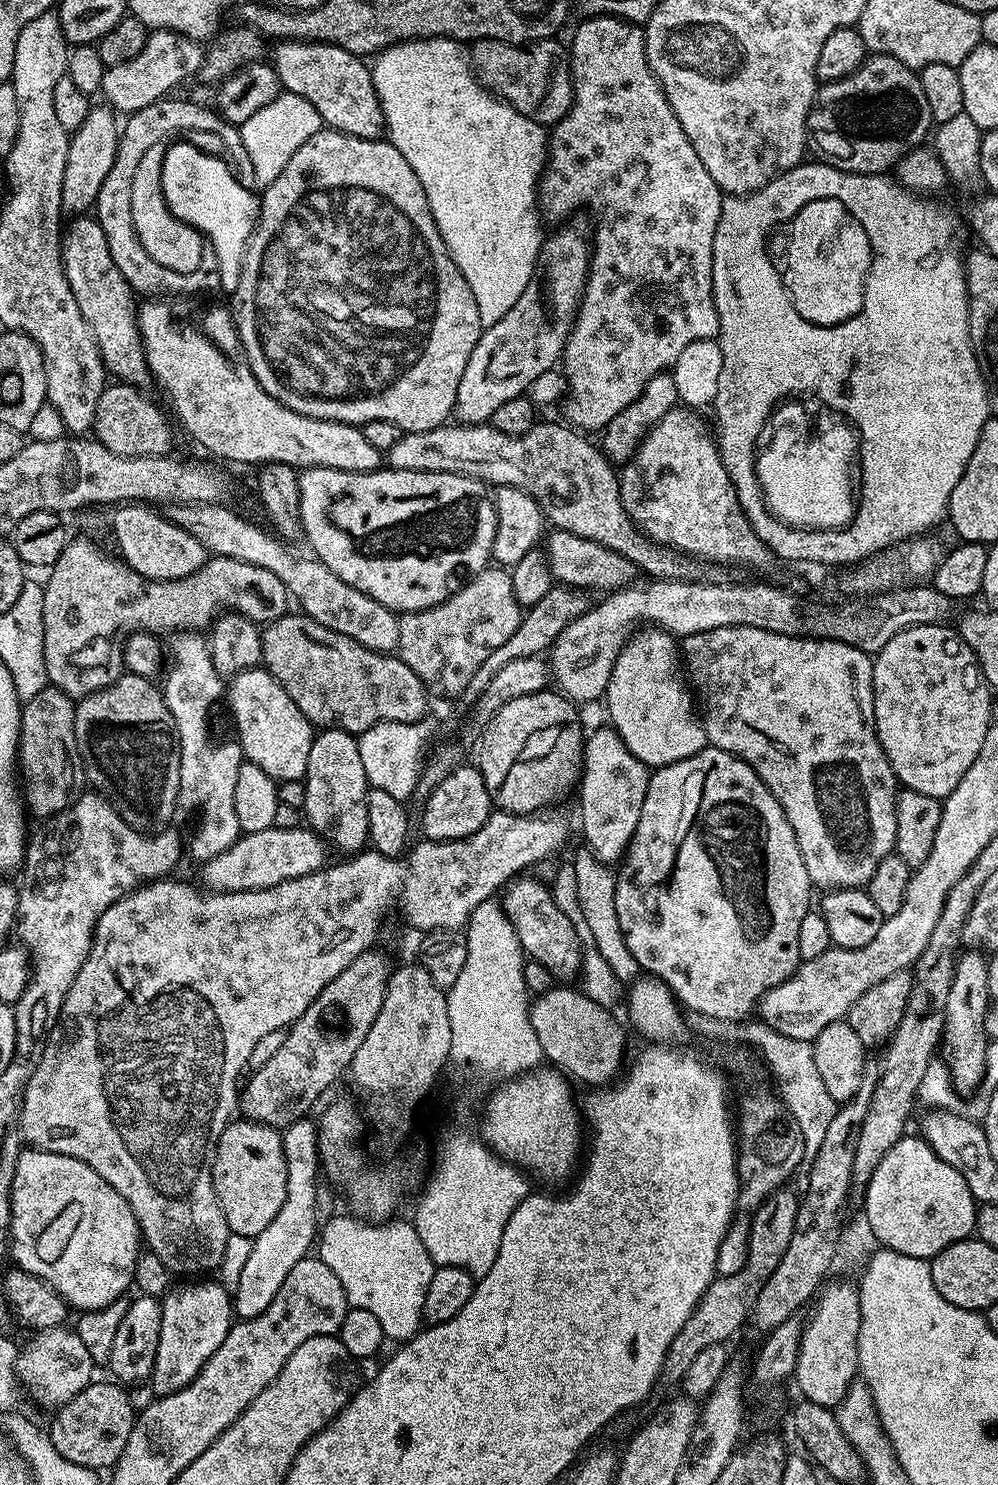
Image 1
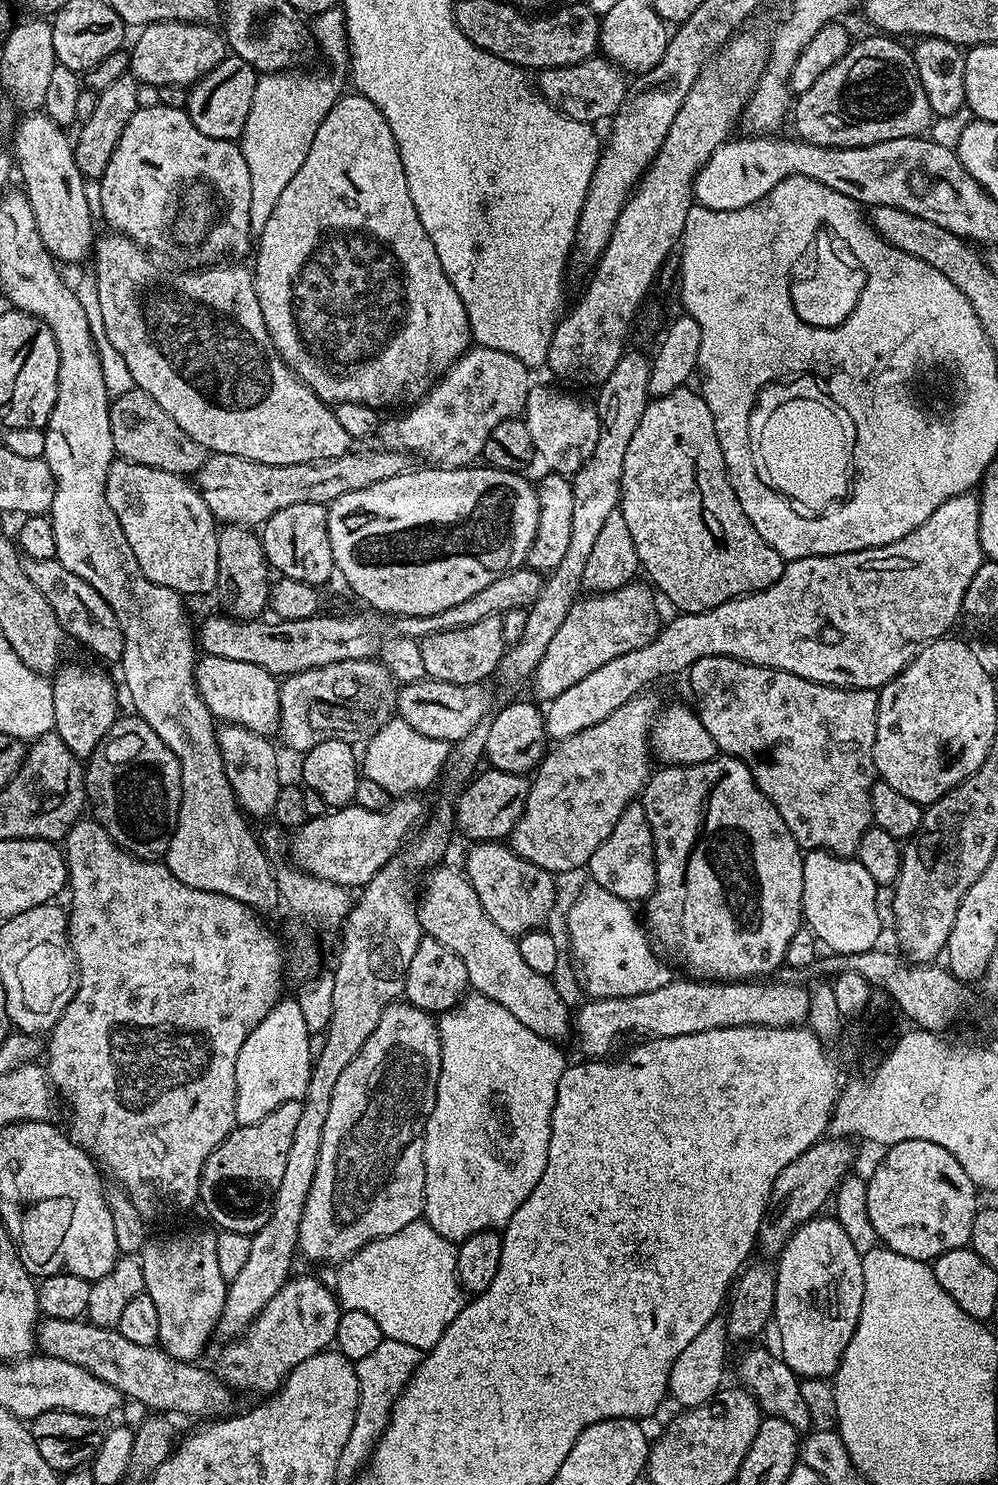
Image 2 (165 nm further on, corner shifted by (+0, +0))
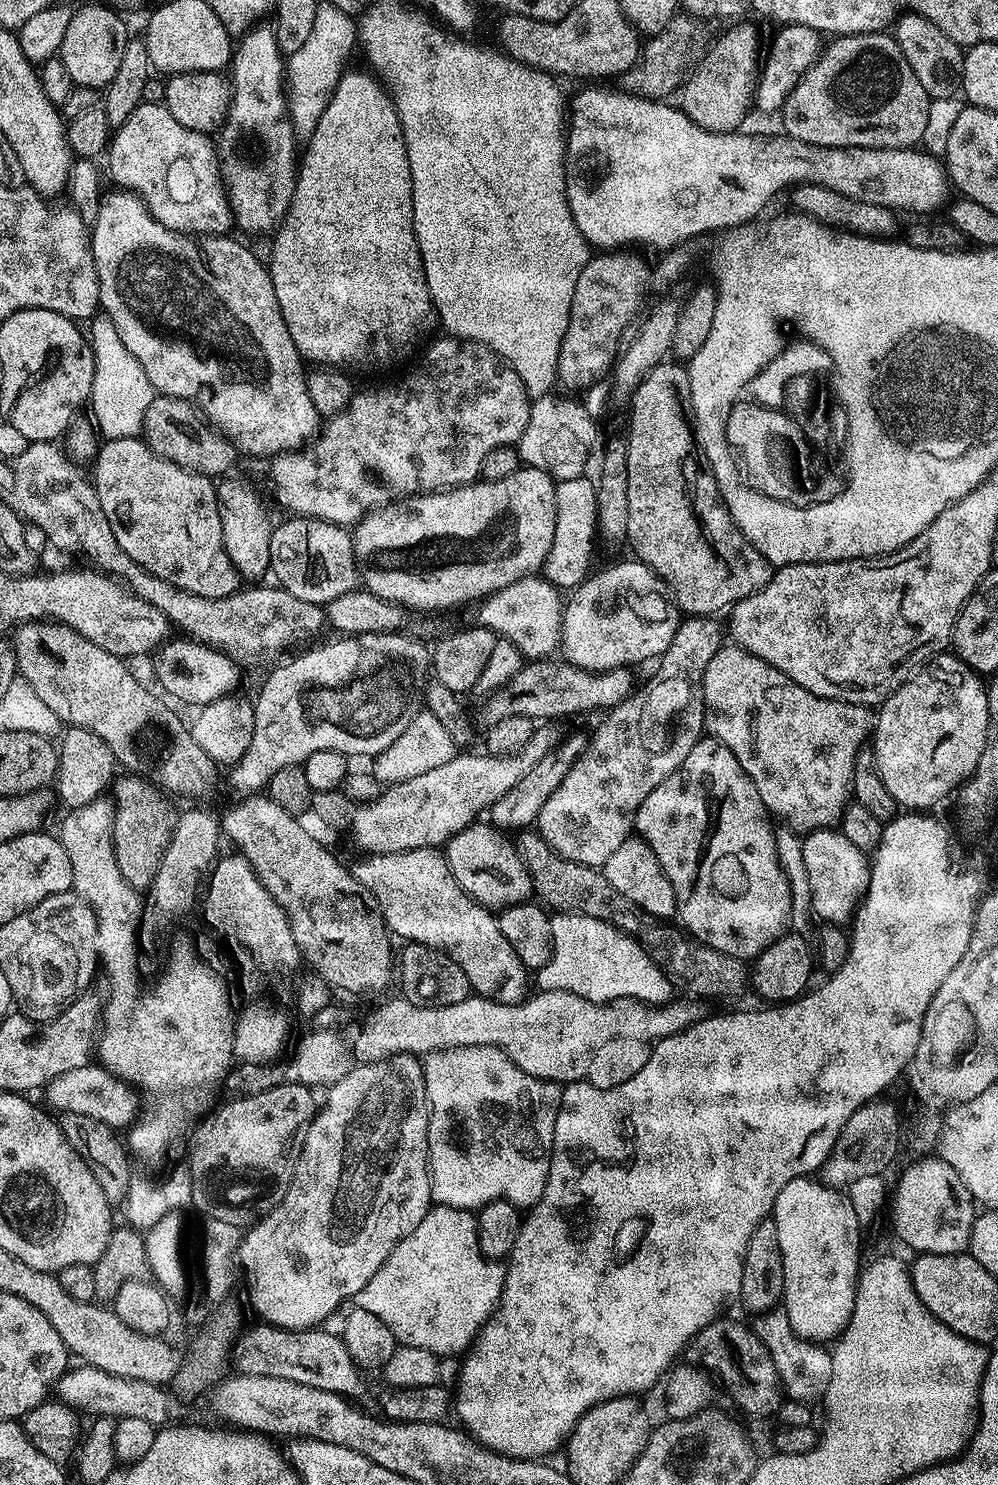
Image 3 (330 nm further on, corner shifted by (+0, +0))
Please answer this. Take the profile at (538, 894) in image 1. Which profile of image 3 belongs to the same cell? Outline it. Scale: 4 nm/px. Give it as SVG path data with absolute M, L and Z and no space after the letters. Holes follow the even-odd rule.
M477 822L451 836L446 845L448 865L458 886L462 886L462 890L468 896L489 910L503 910L515 904L525 903L533 895L530 874L523 864L523 859L519 857L515 843L511 839L507 840L504 836L507 835L491 823Z

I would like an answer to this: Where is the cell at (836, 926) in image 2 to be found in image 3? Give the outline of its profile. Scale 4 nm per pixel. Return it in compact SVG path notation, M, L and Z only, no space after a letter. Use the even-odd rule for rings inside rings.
M835 827L809 832L803 841L802 858L806 861L806 874L810 878L813 913L821 921L843 925L859 908L868 889L872 873L869 857Z

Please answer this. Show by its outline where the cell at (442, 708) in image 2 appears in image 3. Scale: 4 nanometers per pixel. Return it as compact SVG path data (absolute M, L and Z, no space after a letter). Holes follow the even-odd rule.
M545 658L525 663L524 669L512 679L510 687L491 699L491 719L498 721L507 716L525 716L533 722L558 722L562 716L576 716L579 712L603 713L626 702L637 687L631 667L616 668L612 672L591 672L567 662L555 664L554 661Z

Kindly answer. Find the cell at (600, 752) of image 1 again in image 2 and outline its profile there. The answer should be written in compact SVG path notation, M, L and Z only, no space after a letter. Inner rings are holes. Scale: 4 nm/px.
M633 802L622 810L622 816L614 822L614 830L610 830L606 842L602 842L588 860L586 872L592 875L589 876L591 883L610 890L610 894L618 894L623 900L644 902L652 895L656 888L656 851L643 803Z

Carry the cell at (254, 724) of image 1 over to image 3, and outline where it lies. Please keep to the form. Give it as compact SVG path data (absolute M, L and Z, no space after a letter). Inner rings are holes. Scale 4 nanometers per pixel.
M187 638L179 639L169 639L154 652L156 678L161 688L159 691L165 697L173 696L168 697L173 701L181 700L184 704L196 704L195 706L203 706L229 695L235 689L232 687L240 680L241 669L236 661L231 660L224 652L211 648L209 644L199 644L197 640Z

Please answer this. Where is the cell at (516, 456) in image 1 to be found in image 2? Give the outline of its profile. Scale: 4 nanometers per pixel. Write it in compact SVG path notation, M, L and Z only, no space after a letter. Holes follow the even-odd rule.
M391 446L356 451L350 450L333 460L298 462L290 466L274 466L213 452L194 474L194 483L206 506L210 506L210 514L221 525L262 526L278 510L286 510L286 506L298 506L298 502L327 506L342 494L350 494L350 490L362 490L374 486L374 482L386 482L386 478L409 471L409 457Z

